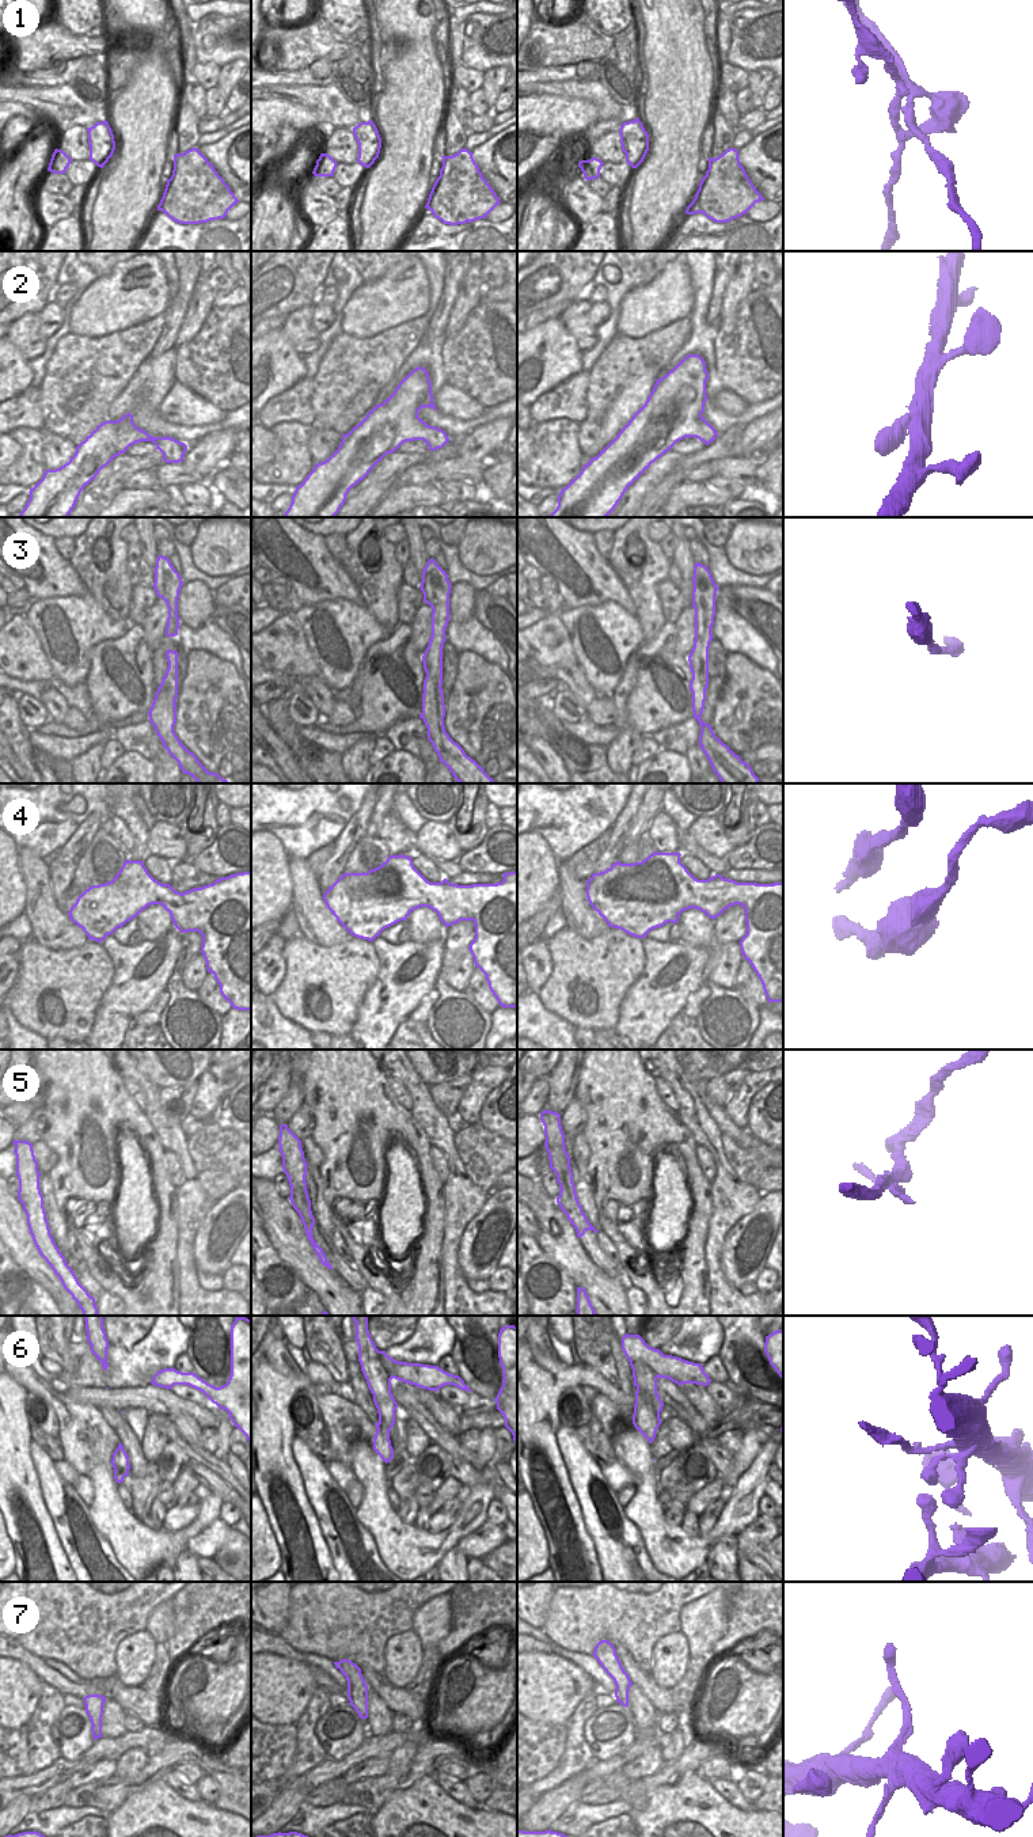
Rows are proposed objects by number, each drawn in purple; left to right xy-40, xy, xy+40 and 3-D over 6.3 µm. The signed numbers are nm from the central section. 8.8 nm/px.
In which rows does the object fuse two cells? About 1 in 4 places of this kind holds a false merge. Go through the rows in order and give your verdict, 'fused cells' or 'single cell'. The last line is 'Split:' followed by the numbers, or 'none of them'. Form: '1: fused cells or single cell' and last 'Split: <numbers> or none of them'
1: fused cells
2: single cell
3: single cell
4: single cell
5: fused cells
6: fused cells
7: single cell
Split: 1, 5, 6

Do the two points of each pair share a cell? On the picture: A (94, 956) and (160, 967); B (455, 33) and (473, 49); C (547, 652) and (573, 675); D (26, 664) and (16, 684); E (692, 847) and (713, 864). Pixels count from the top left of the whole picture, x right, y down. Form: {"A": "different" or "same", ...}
{"A": "different", "B": "different", "C": "different", "D": "different", "E": "same"}

